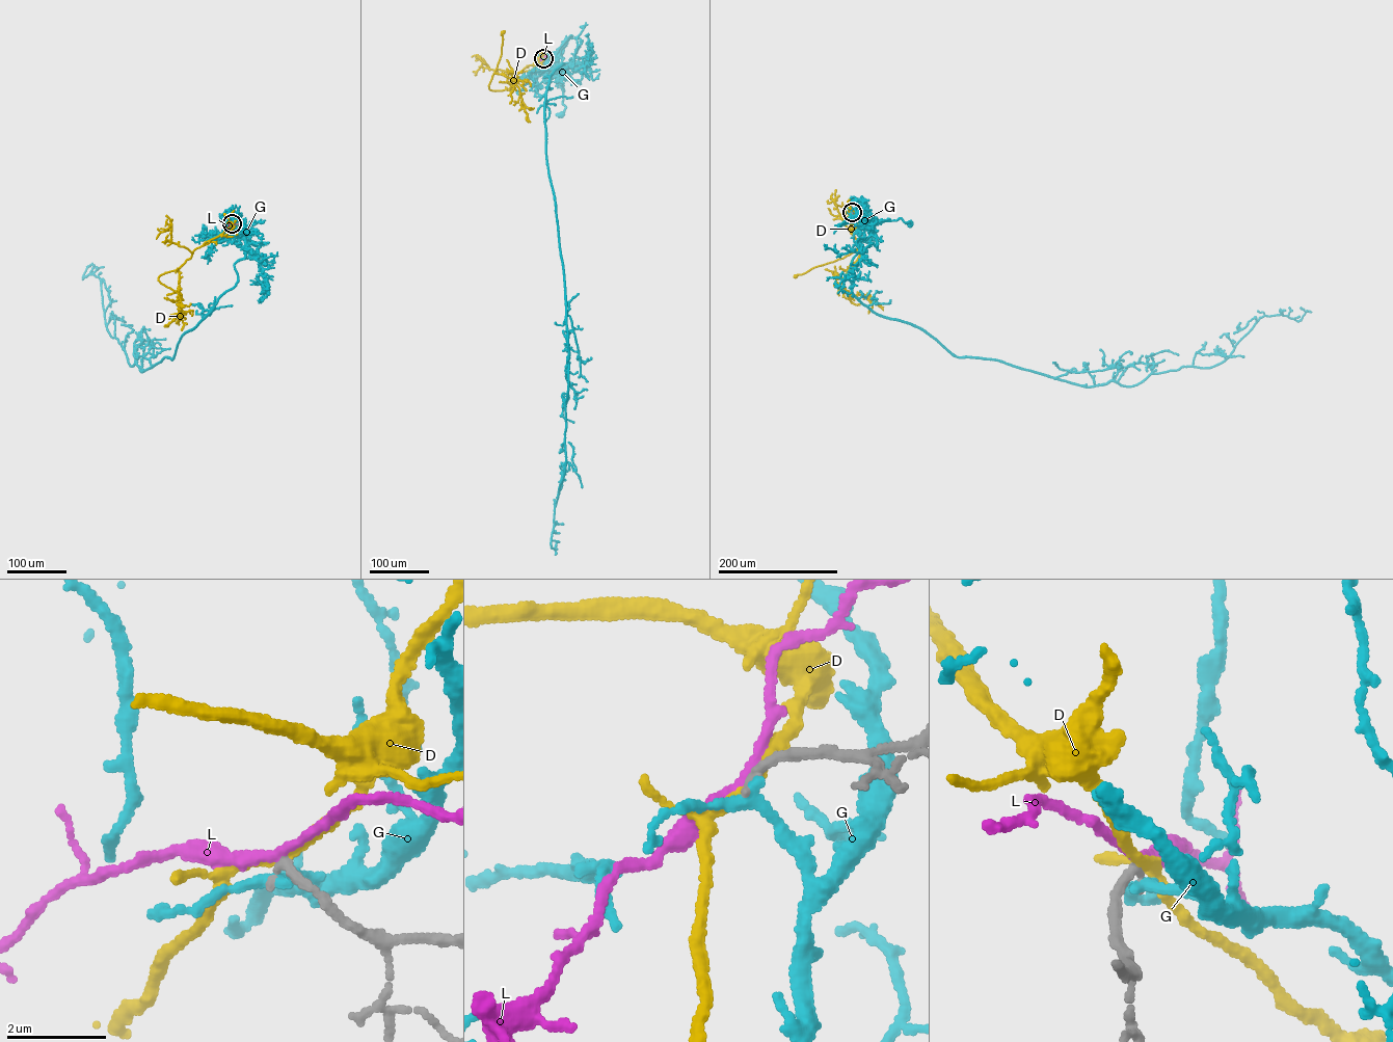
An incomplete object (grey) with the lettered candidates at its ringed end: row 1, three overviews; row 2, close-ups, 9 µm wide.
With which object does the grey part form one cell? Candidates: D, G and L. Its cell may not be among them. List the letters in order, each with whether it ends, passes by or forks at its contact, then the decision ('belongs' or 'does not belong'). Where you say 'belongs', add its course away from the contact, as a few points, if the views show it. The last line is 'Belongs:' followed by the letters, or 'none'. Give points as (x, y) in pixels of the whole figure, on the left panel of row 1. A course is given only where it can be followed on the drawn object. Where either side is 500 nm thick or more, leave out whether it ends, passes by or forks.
D: it passes by | does not belong
G: it passes by | does not belong
L: it passes by | does not belong
Belongs: none

